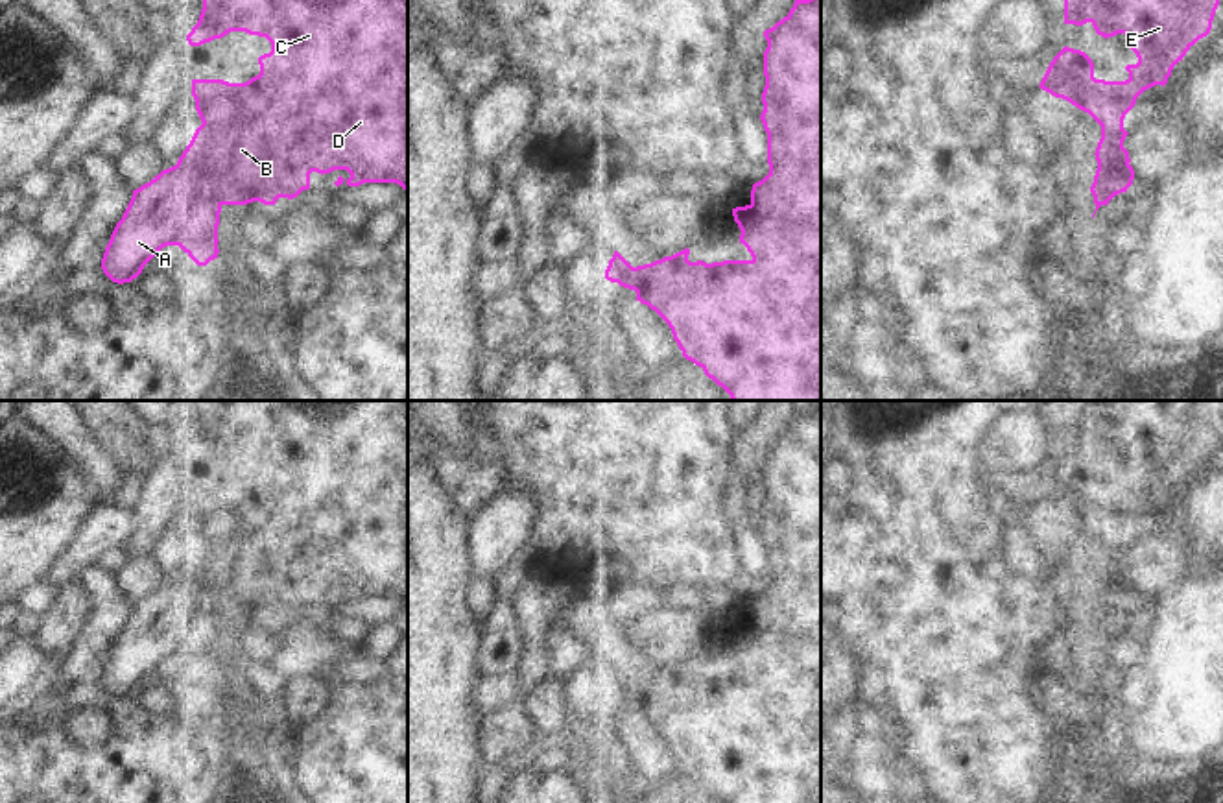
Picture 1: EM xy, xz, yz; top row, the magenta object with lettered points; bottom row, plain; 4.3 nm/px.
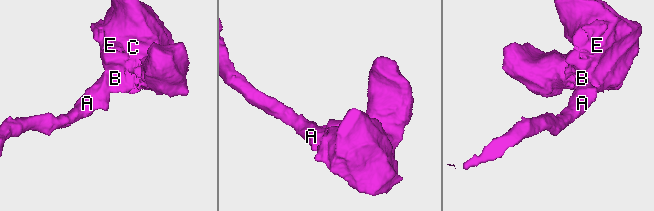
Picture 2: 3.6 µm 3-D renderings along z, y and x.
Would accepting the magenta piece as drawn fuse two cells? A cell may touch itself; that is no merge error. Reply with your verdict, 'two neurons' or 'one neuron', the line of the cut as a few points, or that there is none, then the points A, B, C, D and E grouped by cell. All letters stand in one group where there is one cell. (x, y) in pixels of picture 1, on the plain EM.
two neurons | xy (203, 536), (213, 536), (222, 554), (222, 617) | A / B C D E

